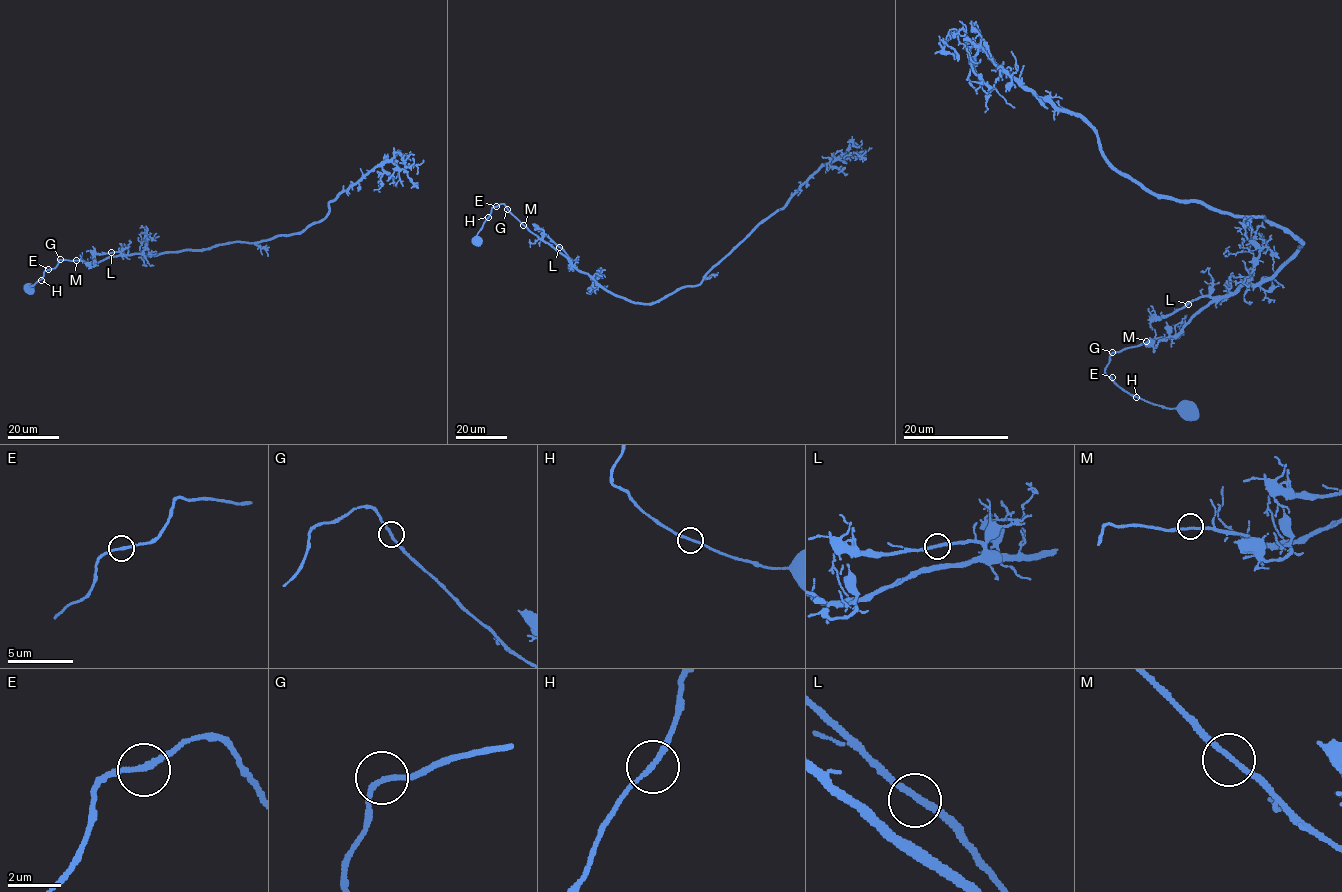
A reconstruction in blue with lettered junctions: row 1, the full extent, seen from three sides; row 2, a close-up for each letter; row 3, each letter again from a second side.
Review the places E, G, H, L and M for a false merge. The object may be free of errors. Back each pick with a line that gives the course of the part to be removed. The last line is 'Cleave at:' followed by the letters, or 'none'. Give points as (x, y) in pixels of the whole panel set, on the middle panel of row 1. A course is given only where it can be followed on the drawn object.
Cleave at: none

